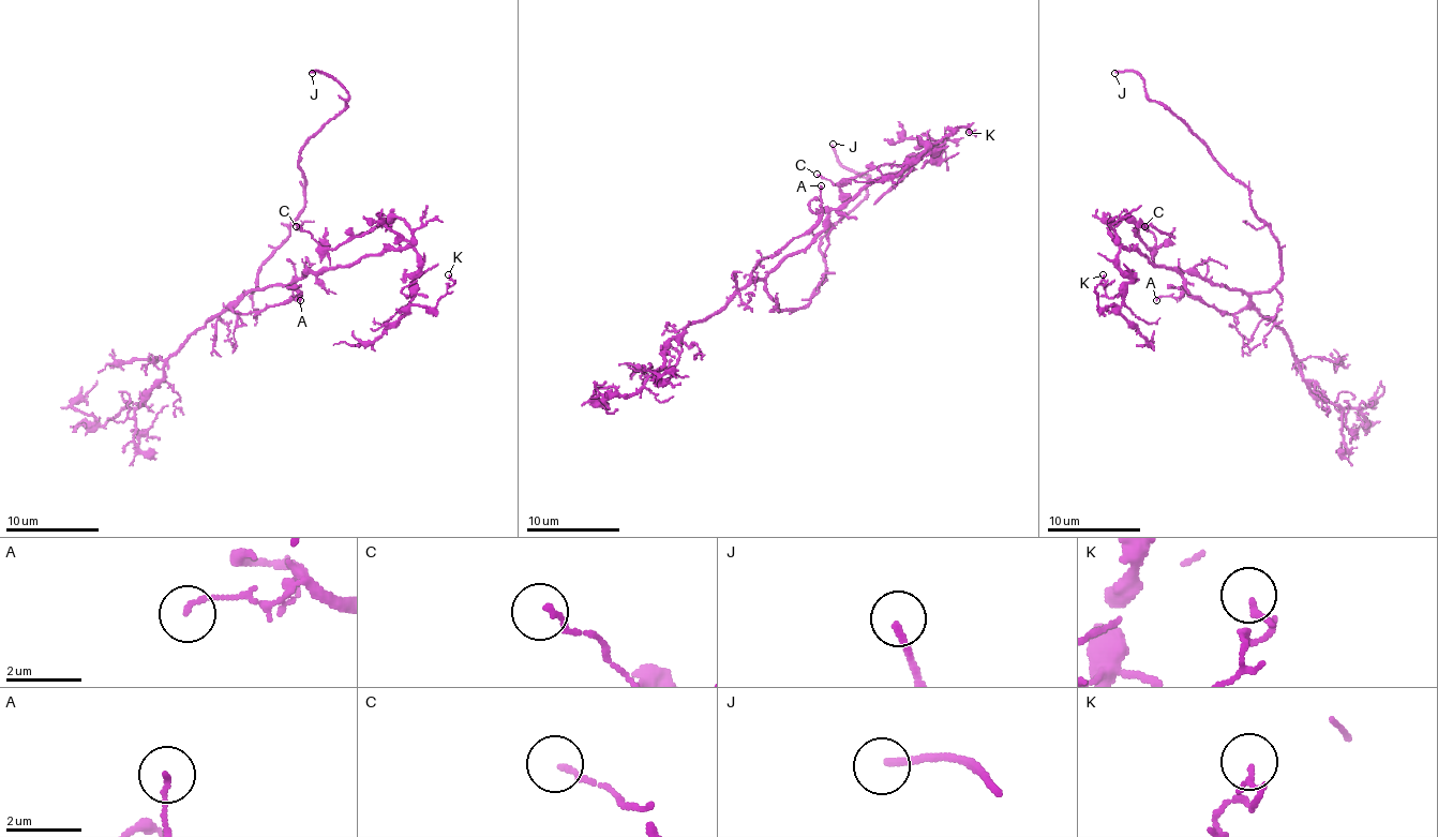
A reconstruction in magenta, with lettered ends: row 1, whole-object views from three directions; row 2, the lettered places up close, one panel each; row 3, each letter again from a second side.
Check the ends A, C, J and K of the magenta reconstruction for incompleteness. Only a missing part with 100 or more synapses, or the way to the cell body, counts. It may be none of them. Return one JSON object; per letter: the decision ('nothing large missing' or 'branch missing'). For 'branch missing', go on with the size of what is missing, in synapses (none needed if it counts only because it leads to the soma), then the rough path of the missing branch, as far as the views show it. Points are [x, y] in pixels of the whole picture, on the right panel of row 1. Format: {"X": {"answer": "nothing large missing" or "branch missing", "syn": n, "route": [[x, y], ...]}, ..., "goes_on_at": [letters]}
{"A": {"answer": "nothing large missing"}, "C": {"answer": "nothing large missing"}, "J": {"answer": "branch missing", "route": [[1114, 73], [1096, 65], [1082, 51], [1073, 29]]}, "K": {"answer": "nothing large missing"}, "goes_on_at": ["J"]}

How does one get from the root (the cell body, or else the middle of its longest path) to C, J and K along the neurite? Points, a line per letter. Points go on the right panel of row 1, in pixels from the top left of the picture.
C: (1240, 290), (1156, 268), (1138, 251), (1128, 251), (1114, 230), (1126, 217), (1150, 249), (1156, 240), (1144, 226)
J: (1240, 290), (1266, 293), (1279, 279), (1279, 242), (1249, 191), (1148, 95), (1144, 81), (1134, 71), (1114, 73)
K: (1240, 290), (1156, 268), (1122, 247), (1124, 302), (1101, 307), (1096, 286), (1103, 286), (1103, 274)

